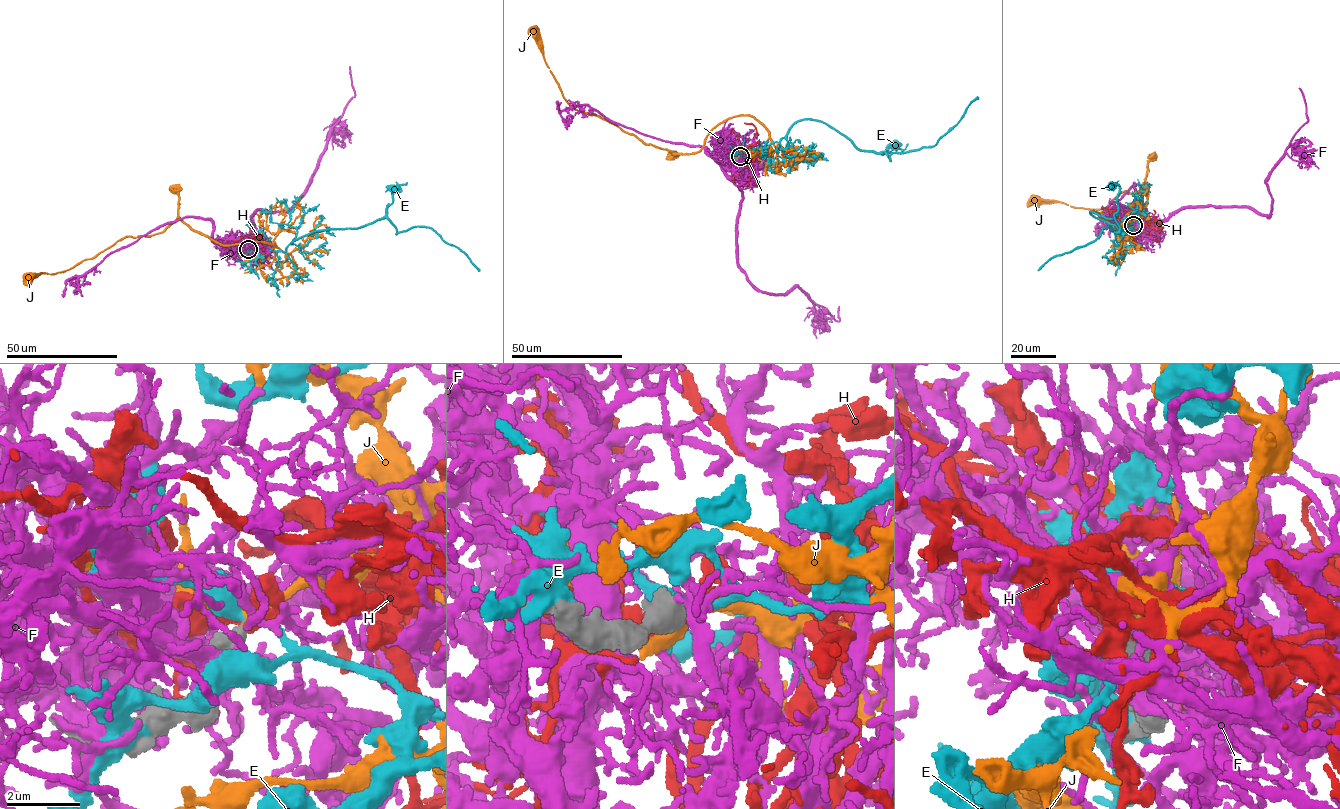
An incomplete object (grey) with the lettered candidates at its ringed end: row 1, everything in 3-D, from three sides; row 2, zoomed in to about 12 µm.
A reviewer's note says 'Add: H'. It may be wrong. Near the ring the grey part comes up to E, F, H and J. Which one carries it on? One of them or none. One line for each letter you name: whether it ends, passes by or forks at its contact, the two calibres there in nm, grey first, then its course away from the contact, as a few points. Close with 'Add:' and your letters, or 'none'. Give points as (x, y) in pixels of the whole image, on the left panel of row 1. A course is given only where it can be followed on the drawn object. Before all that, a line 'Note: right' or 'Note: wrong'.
Note: wrong
J: it passes by; calibres 550 and 240 nm; course (248, 249), (274, 247), (261, 241), (218, 243), (178, 219), (150, 235), (122, 238), (66, 270), (28, 277)
Add: J

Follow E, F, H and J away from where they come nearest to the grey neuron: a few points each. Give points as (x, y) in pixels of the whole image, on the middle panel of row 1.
E: (740, 156), (810, 119), (890, 160), (893, 153), (932, 146), (977, 96)
F: (739, 156), (733, 182), (742, 197), (740, 269), (760, 291), (782, 294), (799, 287), (837, 321), (838, 306)
H: (740, 156), (734, 158), (732, 165), (739, 178), (759, 144), (753, 140), (755, 127), (744, 122)
J: (740, 156), (754, 160), (768, 138), (750, 116), (725, 119), (700, 150), (681, 153), (576, 110), (534, 30)

